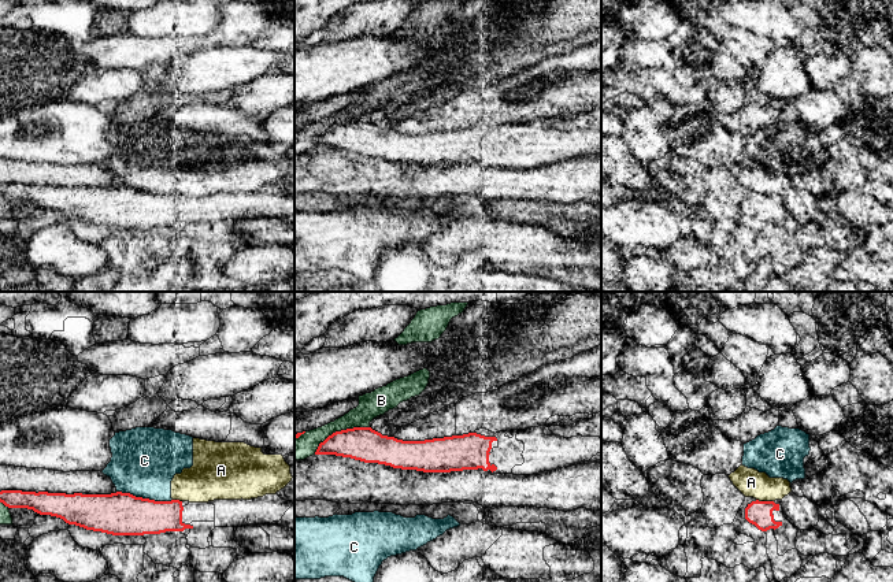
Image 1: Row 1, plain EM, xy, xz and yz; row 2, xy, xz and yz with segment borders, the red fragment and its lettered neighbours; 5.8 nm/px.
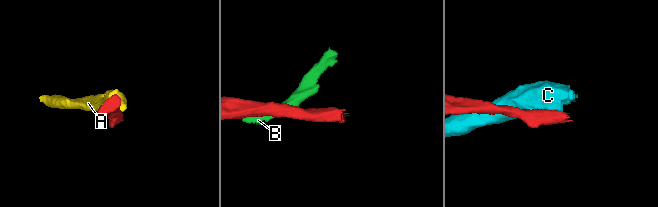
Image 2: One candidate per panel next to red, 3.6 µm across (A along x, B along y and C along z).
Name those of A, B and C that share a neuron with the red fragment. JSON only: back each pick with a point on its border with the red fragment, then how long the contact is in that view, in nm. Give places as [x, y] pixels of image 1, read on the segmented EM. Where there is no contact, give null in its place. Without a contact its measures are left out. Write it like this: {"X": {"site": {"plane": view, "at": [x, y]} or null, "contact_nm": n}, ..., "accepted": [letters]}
{"accepted": []}

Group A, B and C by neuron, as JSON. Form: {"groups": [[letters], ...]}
{"groups": [["A", "C"], ["B"]]}

